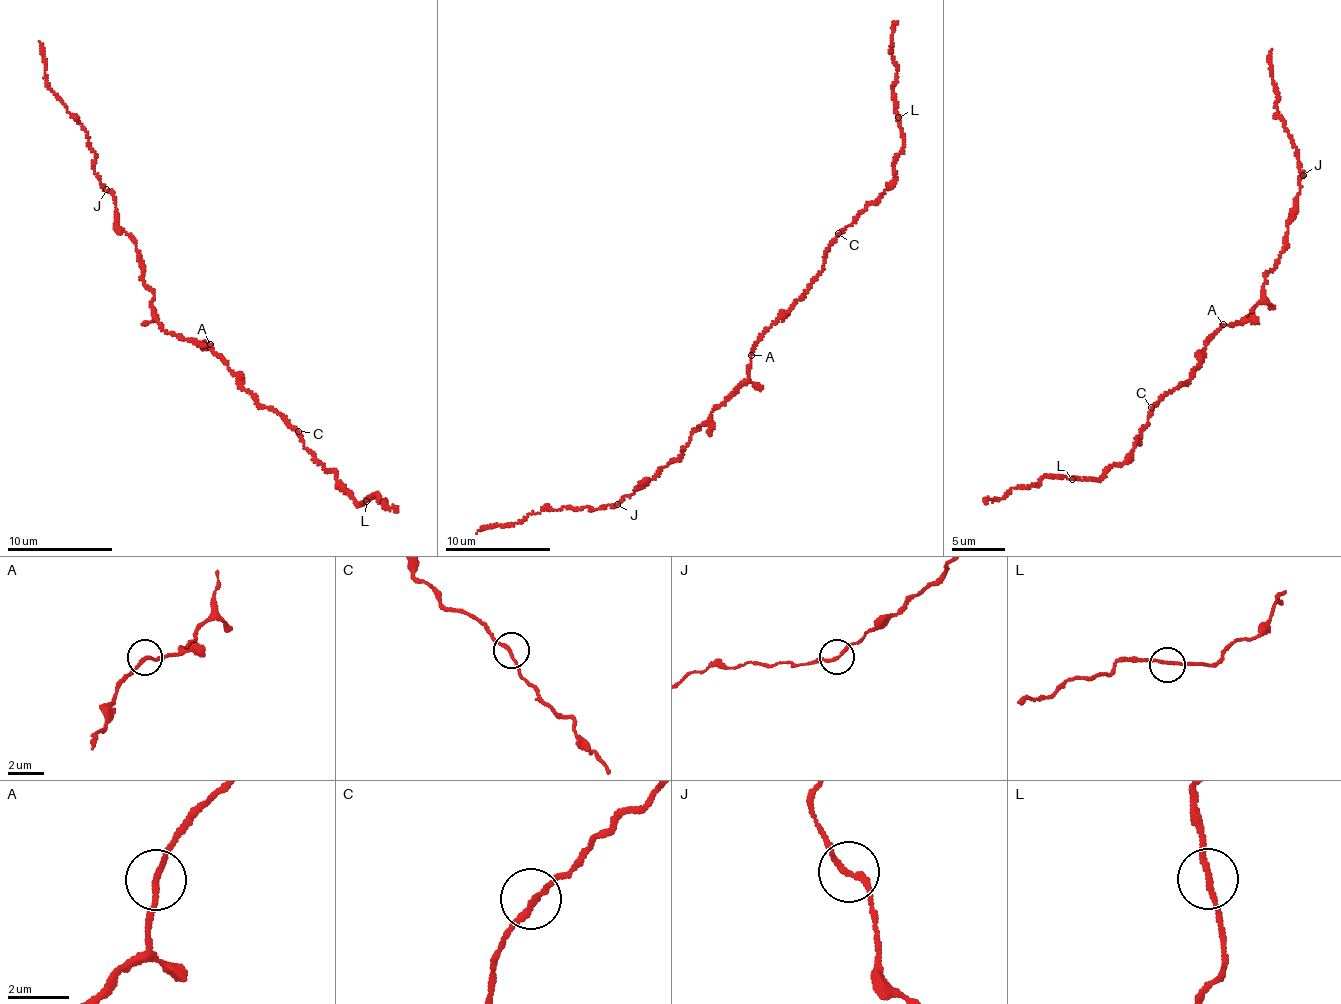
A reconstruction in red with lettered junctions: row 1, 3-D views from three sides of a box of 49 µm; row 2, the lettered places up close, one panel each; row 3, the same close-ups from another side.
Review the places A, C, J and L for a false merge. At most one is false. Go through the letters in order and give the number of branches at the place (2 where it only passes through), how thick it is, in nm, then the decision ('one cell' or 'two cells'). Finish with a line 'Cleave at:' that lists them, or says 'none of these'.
A: branches 2; calibre 160 nm; one cell
C: branches 2; calibre 180 nm; one cell
J: branches 2; calibre 170 nm; one cell
L: branches 2; calibre 160 nm; one cell
Cleave at: none of these

